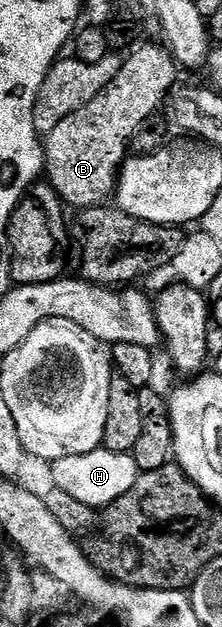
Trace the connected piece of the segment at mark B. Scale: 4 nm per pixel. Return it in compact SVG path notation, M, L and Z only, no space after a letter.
M152 40L145 43L145 46L138 47L132 55L124 58L118 76L114 76L114 80L110 80L110 84L106 84L106 88L102 88L102 92L98 92L94 100L90 100L90 104L66 116L66 120L62 120L62 124L58 124L54 132L46 135L43 143L46 178L59 194L61 203L68 205L69 202L75 208L87 208L107 203L115 195L116 184L120 180L120 168L130 154L128 145L131 142L133 145L138 128L142 128L145 120L161 109L163 102L165 105L166 99L177 85L178 63L172 57L171 49Z

